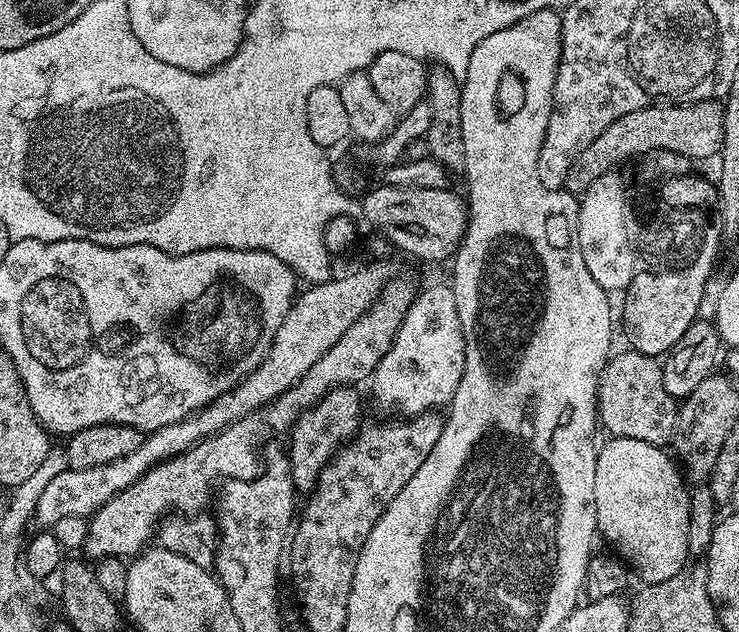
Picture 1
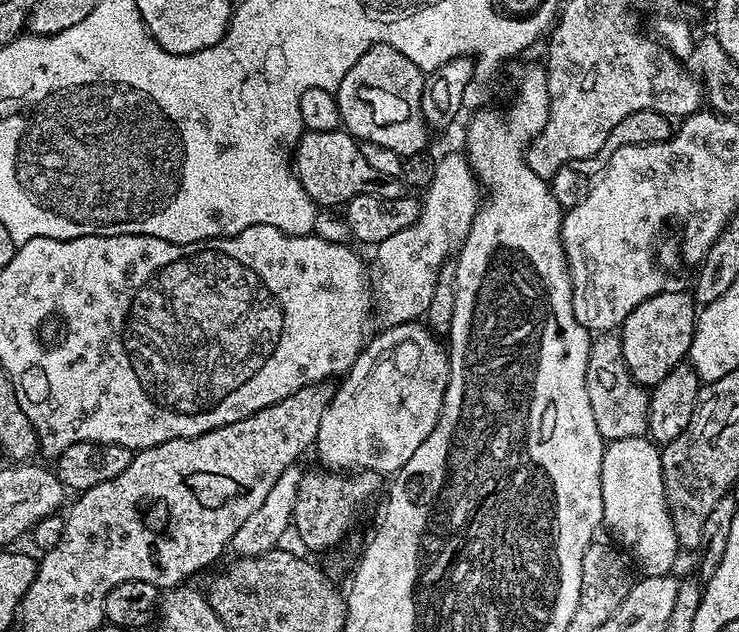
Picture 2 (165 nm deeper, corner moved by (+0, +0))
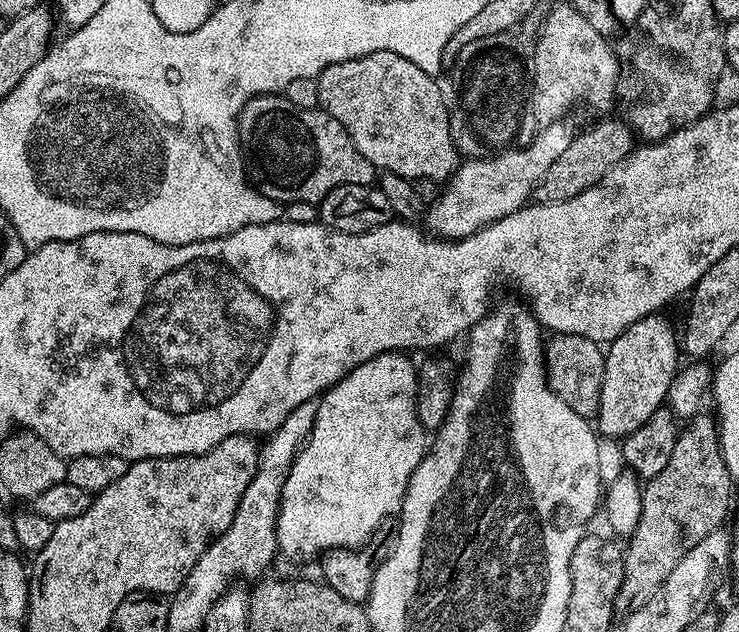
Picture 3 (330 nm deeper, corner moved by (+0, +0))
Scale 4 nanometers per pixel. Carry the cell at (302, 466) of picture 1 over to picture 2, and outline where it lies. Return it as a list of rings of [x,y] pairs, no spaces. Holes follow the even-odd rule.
[[[319,470],[320,472],[304,472],[304,477],[298,490],[298,502],[294,502],[292,528],[296,536],[312,552],[324,552],[335,549],[336,544],[352,528],[360,507],[367,500],[381,495],[386,480],[378,472],[353,471],[345,474],[340,470]]]

